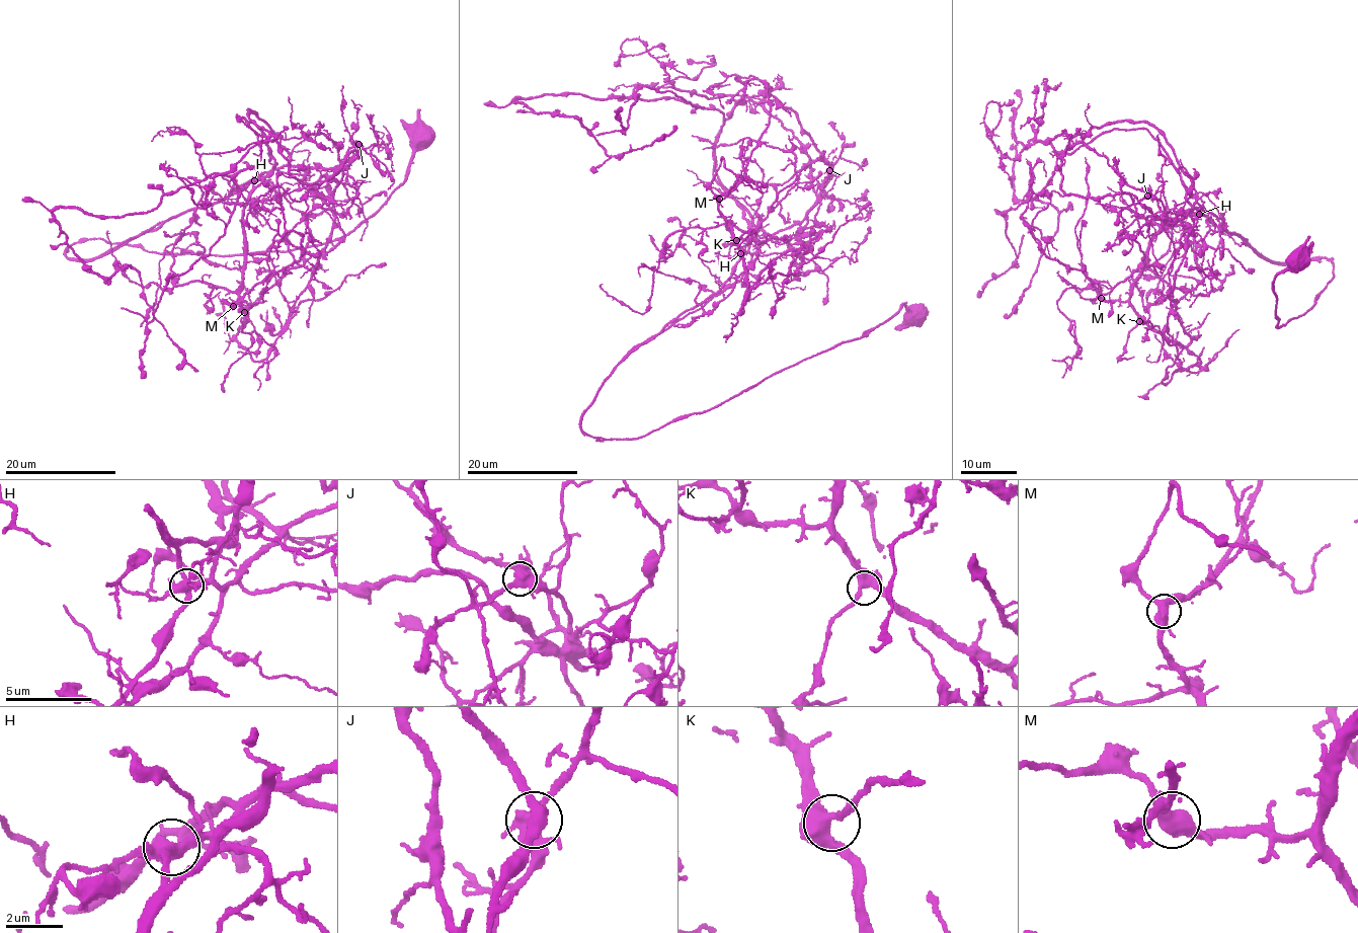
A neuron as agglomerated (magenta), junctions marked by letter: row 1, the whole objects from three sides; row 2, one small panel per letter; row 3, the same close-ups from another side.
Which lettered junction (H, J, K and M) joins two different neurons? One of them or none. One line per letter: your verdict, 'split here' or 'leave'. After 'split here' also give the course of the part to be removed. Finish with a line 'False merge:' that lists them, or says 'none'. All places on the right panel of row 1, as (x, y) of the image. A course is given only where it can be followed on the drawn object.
H: split here; foreign part runs (1199, 214), (1146, 130), (1066, 155), (1026, 148), (1014, 109), (1014, 193), (1058, 219), (1004, 318)
J: leave
K: leave
M: leave
False merge: H

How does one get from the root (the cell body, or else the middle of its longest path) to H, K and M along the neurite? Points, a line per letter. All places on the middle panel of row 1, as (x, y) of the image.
H: (911, 310), (900, 305), (864, 335), (645, 435), (582, 430), (581, 413), (616, 367), (717, 296), (740, 254)
K: (911, 310), (645, 435), (582, 430), (621, 361), (717, 296), (739, 258), (728, 222), (736, 240)
M: (911, 310), (645, 435), (591, 437), (581, 413), (616, 367), (717, 296), (739, 258), (719, 199)

